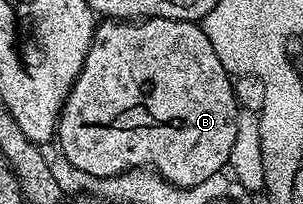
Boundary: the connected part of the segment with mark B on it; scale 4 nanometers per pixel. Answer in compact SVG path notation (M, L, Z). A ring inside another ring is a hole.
M153 16L142 22L120 22L110 18L96 23L93 42L89 46L89 54L83 63L81 74L75 80L67 100L63 103L63 113L59 115L59 130L57 145L62 159L68 160L79 170L85 170L90 176L119 176L130 168L150 168L164 176L171 184L178 188L197 186L197 182L205 182L205 178L213 178L213 174L223 172L228 167L233 142L237 138L237 118L241 109L235 100L235 86L232 77L221 66L221 58L217 58L217 50L205 38L205 30L193 20L170 20Z

